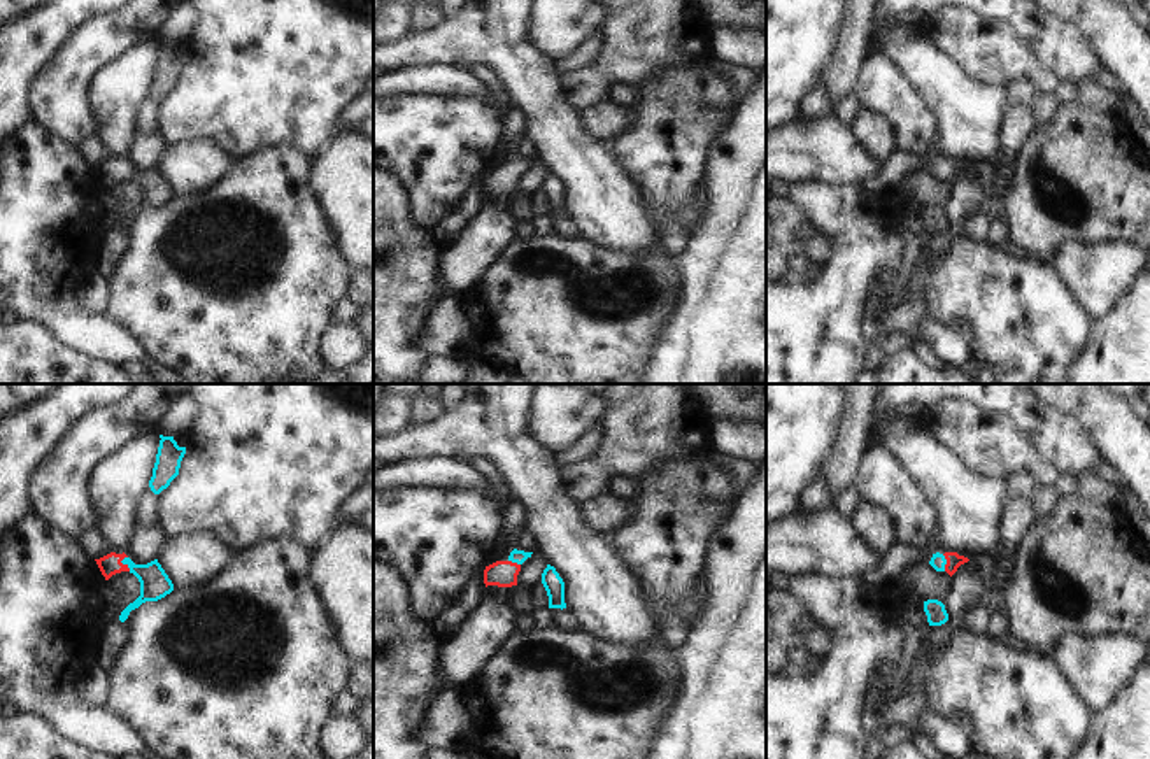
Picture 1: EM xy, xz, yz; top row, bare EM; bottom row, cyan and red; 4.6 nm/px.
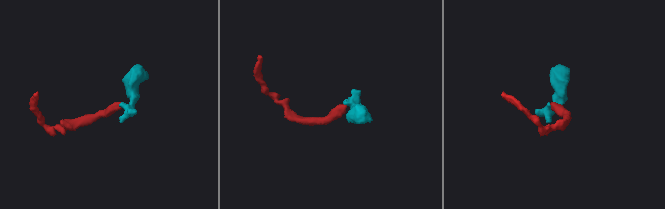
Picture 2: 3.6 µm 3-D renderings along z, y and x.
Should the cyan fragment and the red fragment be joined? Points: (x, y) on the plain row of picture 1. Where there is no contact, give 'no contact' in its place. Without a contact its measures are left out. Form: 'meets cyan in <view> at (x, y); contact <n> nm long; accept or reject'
meets cyan in xy at (123, 170); contact 80 nm long; accept

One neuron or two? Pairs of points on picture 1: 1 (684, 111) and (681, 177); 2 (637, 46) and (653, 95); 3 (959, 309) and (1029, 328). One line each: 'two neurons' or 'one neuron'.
1: one neuron
2: two neurons
3: one neuron

